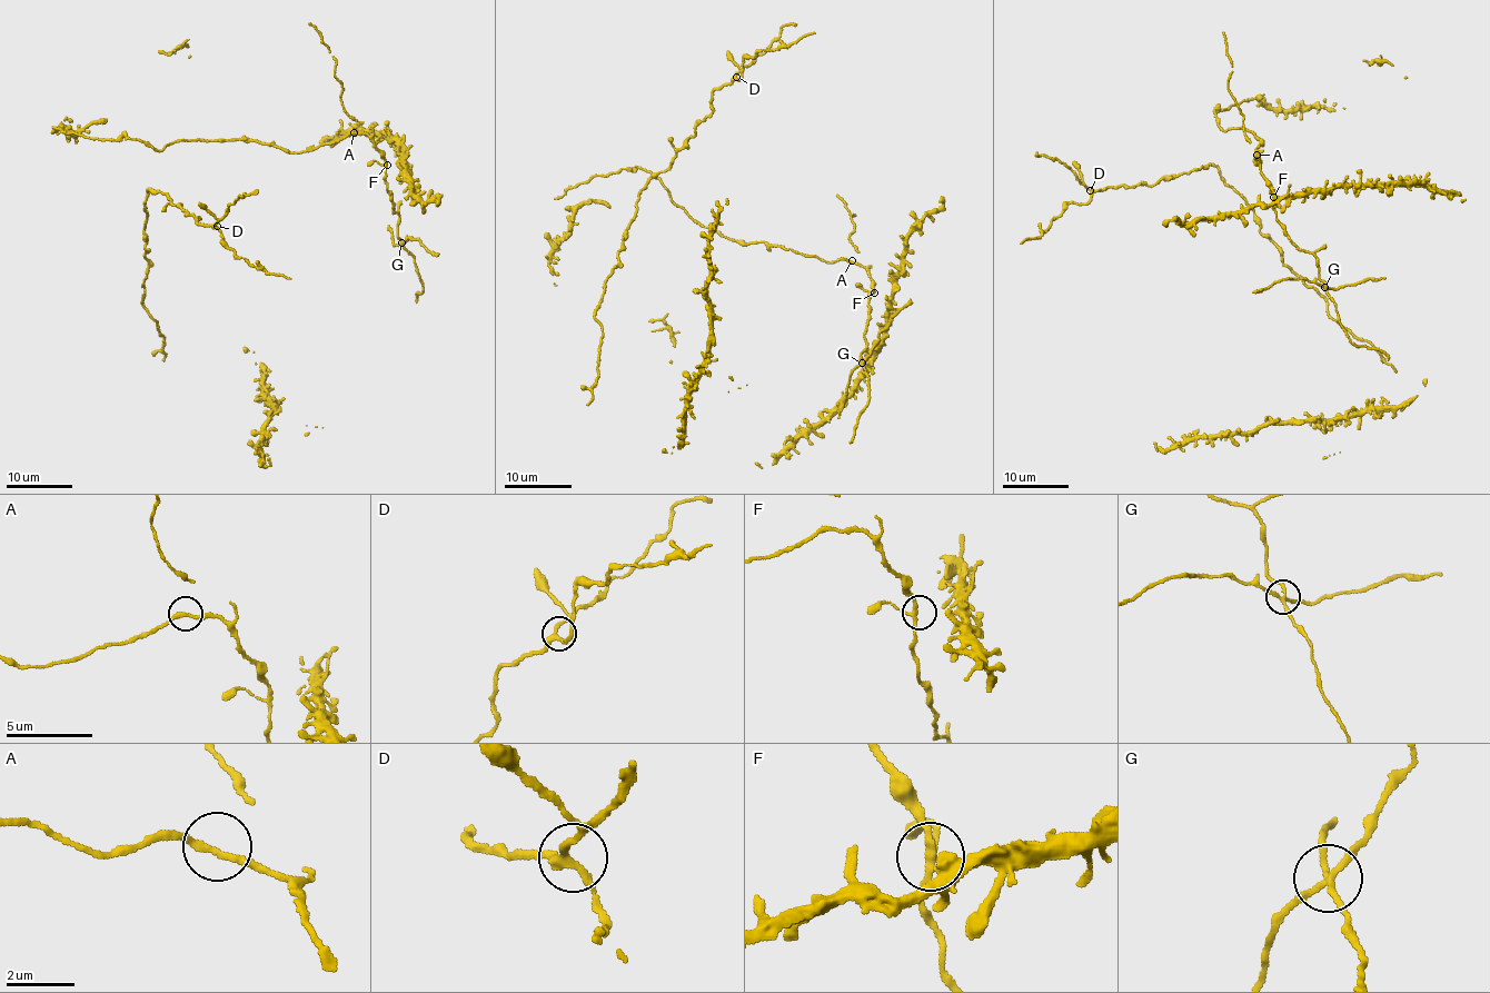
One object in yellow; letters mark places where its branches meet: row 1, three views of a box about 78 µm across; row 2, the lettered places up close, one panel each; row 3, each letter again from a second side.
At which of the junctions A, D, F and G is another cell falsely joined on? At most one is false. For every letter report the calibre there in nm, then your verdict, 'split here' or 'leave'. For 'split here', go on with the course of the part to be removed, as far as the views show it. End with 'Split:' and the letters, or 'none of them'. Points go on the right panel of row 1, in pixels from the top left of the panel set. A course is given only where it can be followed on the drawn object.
A: 200 nm | leave
D: 240 nm | leave
F: 170 nm | leave
G: 190 nm | split here | (1324, 286), (1302, 278), (1278, 280), (1252, 293)
Split: G

